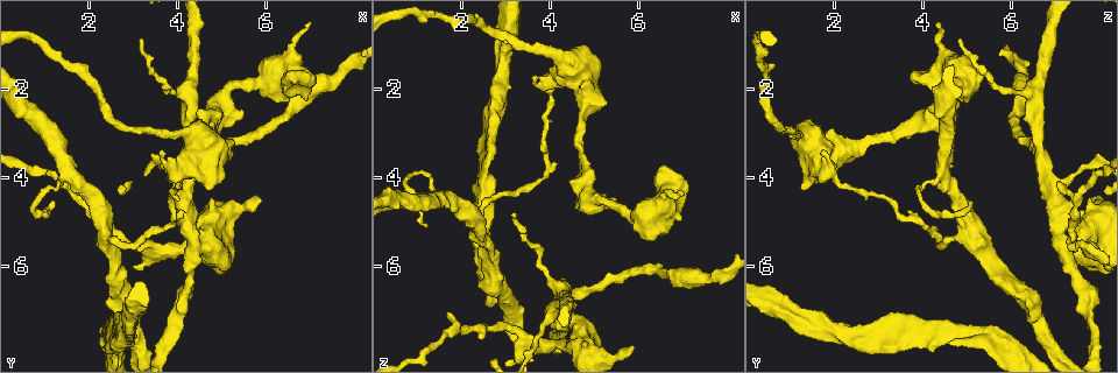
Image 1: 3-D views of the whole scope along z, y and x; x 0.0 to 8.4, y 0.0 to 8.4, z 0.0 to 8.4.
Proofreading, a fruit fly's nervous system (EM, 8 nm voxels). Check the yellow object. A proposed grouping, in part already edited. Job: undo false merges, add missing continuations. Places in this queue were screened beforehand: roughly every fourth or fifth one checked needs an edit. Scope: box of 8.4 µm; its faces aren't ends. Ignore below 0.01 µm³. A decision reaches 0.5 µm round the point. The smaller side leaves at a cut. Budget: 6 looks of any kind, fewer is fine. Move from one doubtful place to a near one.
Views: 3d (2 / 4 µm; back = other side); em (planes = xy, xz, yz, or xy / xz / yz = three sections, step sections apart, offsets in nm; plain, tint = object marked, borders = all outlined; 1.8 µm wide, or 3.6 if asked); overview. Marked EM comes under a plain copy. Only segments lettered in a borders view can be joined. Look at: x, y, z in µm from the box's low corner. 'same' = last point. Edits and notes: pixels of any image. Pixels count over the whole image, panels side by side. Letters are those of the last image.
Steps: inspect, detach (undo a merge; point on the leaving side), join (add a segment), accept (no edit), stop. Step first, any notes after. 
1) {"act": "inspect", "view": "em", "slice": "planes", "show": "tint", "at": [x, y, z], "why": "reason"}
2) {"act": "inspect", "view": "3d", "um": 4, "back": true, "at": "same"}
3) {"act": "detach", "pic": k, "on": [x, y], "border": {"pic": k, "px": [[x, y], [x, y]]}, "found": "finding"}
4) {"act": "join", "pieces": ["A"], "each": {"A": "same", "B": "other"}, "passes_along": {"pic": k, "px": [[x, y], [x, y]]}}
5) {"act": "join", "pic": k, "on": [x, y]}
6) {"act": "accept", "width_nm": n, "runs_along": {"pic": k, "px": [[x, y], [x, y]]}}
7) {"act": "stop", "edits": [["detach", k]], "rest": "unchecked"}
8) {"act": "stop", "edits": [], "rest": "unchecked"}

{"act": "inspect", "view": "em", "um": 3.6, "slice": "planes", "show": "borders", "at": [1.70, 4.10, 7.05], "why": "free end"}

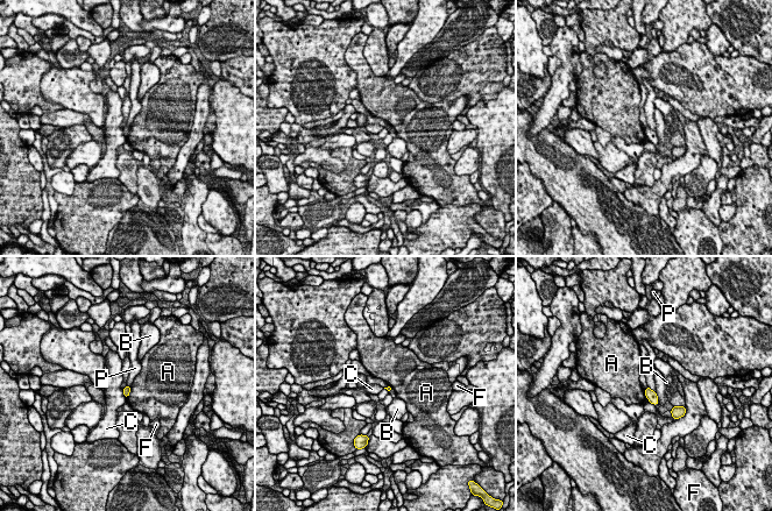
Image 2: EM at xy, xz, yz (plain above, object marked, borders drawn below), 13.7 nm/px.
{"act": "accept", "each": {"A": "other", "B": "other", "C": "other", "F": "other", "P": "other"}, "found": "no lettered segment goes on from it"}

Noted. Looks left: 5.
{"act": "inspect", "view": "em", "slice": "planes", "show": "borders", "at": [2.30, 5.35, 5.00], "why": "sharp bend"}

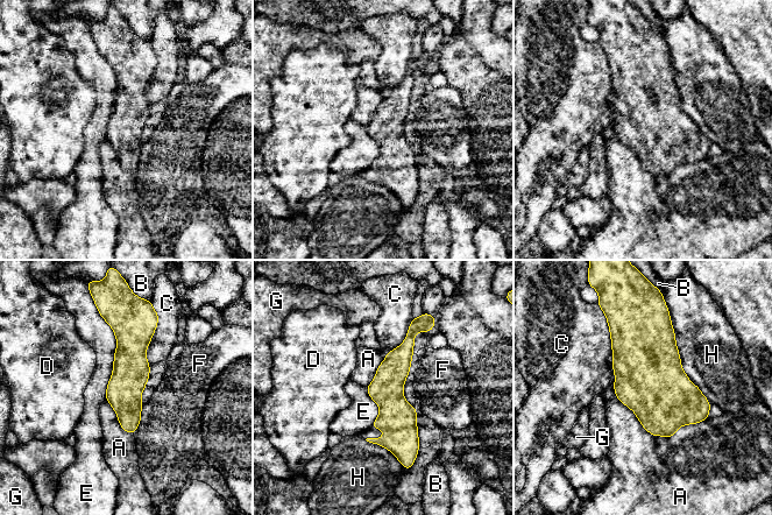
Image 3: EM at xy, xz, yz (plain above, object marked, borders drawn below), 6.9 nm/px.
{"act": "accept", "each": {"A": "other", "B": "other", "C": "other", "D": "other", "E": "other", "F": "other", "G": "other", "H": "other"}, "found": "continuous, no second cell"}

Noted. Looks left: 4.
{"act": "inspect", "view": "em", "slice": "yz", "step": 8, "show": "tint", "at": [5.85, 4.50, 7.80], "why": "branch stops here"}

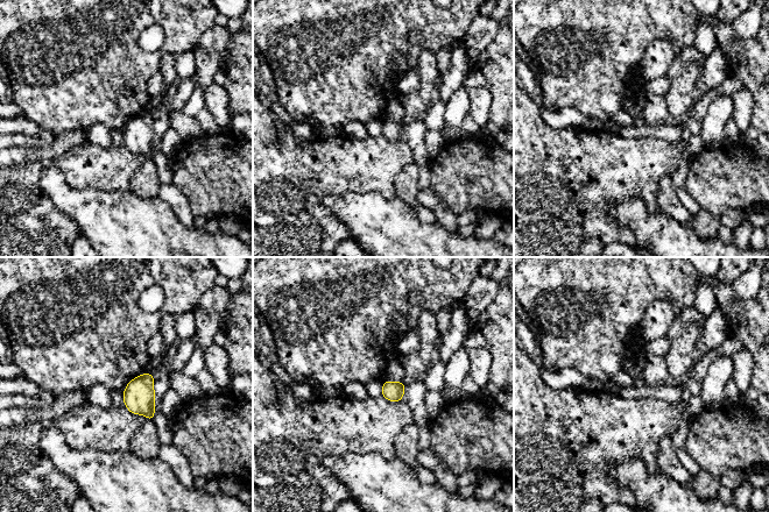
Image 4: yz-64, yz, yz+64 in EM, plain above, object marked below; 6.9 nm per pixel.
{"act": "inspect", "view": "em", "slice": "planes", "show": "borders", "at": "same", "why": "another direction"}

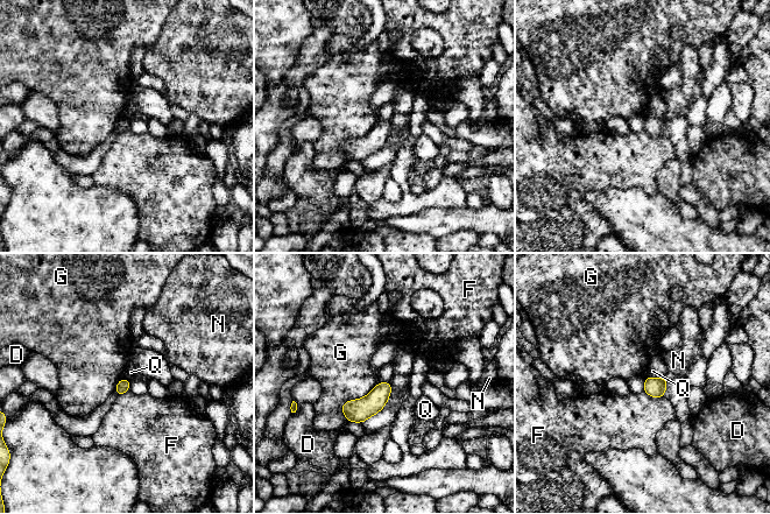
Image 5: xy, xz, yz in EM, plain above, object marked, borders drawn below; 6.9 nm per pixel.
{"act": "accept", "each": {"D": "other", "F": "other", "G": "other", "N": "other", "Q": "other"}, "border": {"pic": 5, "px": [[379, 381], [343, 405], [347, 422]]}, "found": "no lettered segment goes on from it"}

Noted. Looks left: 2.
{"act": "stop", "edits": [], "rest": "unchecked"}

